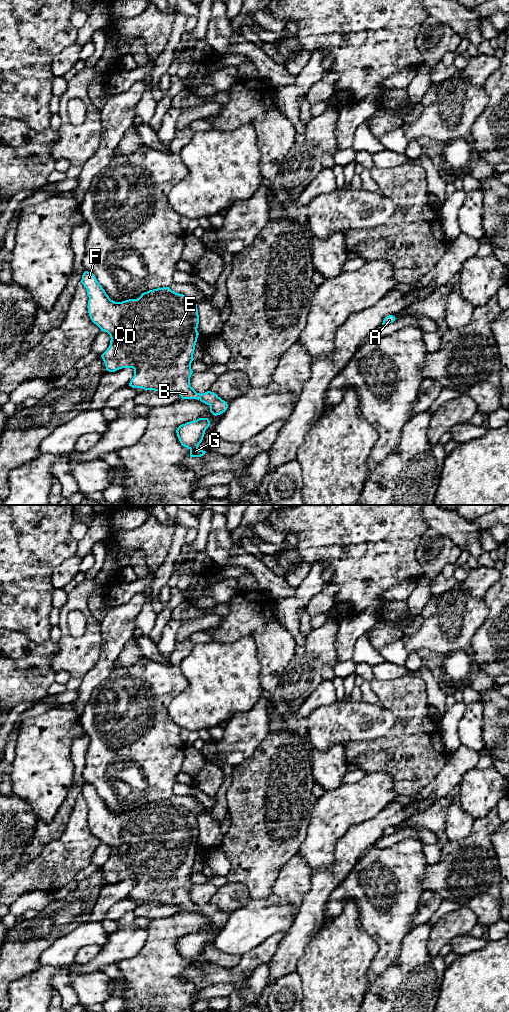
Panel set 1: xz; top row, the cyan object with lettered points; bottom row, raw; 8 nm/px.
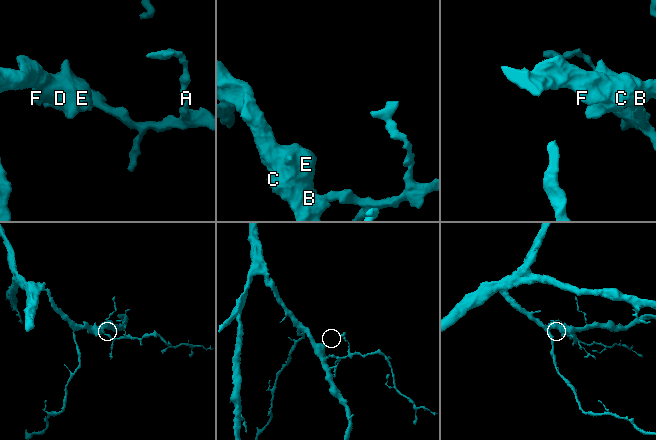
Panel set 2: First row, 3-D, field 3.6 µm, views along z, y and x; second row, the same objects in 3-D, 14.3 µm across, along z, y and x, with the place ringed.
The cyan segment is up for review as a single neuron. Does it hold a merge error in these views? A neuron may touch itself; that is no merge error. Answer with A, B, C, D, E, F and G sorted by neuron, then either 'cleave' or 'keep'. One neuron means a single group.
A B C D E F G | keep

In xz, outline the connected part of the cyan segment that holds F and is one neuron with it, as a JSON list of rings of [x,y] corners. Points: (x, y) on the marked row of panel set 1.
[[[85,271],[81,283],[89,297],[87,308],[90,319],[111,338],[109,347],[101,355],[107,371],[133,368],[134,376],[129,383],[133,388],[172,392],[179,394],[182,399],[200,400],[210,406],[210,412],[215,416],[227,410],[227,402],[217,394],[211,391],[200,394],[190,386],[193,373],[191,363],[199,335],[195,301],[169,287],[163,287],[144,292],[138,299],[115,302],[109,298],[93,273]]]

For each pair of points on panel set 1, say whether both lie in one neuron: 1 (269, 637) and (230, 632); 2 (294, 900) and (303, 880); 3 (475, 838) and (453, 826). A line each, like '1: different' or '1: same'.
1: same
2: same
3: different

